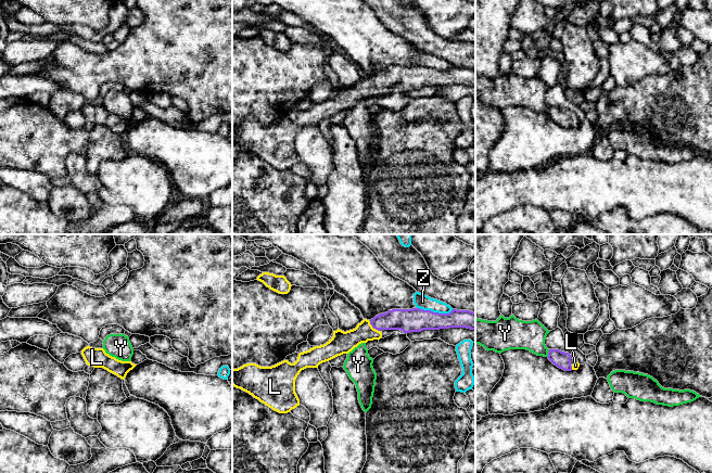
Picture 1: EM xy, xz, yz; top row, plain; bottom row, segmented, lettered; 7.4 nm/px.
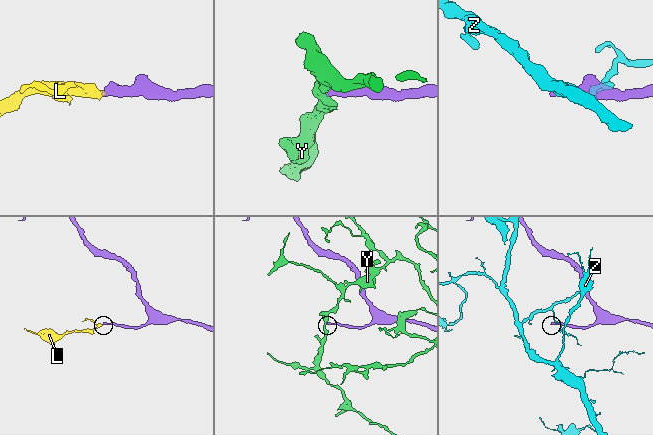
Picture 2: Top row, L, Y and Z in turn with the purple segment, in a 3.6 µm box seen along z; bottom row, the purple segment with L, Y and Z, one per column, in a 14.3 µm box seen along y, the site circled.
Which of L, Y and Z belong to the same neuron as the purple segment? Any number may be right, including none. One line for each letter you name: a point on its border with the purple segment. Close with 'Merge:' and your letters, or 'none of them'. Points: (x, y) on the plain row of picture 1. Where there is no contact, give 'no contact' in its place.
L: xz (373, 85)
Merge: L

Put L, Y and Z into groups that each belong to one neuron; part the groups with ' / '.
L / Y / Z

